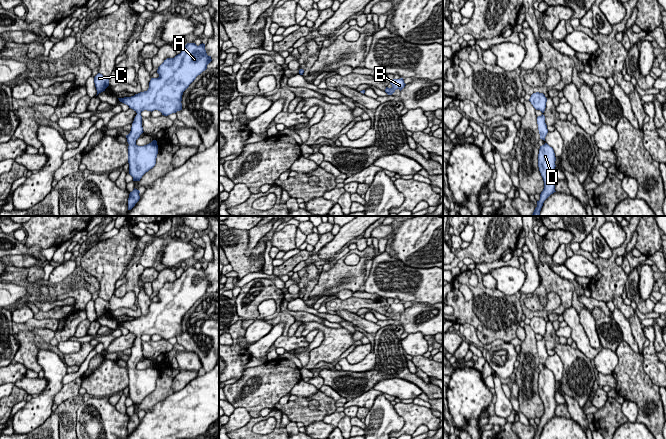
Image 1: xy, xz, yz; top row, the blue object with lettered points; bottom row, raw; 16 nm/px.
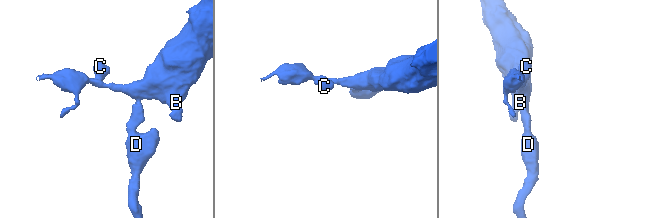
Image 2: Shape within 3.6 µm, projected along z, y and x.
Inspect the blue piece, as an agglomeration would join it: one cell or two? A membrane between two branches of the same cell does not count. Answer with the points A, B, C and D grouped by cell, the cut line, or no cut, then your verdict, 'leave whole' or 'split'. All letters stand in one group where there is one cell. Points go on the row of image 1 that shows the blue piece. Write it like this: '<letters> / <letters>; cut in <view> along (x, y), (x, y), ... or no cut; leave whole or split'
A B C D; no cut; leave whole

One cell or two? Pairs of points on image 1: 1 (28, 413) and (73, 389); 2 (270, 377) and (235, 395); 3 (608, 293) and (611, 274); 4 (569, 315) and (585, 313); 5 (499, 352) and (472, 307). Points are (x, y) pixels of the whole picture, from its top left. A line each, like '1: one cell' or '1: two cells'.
1: two cells
2: one cell
3: one cell
4: two cells
5: two cells

